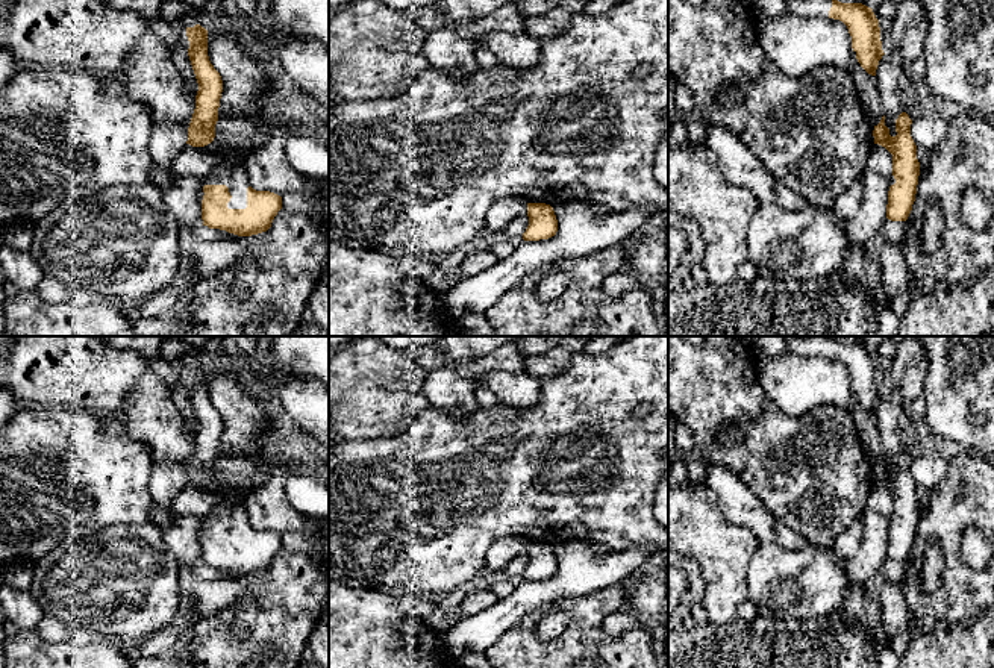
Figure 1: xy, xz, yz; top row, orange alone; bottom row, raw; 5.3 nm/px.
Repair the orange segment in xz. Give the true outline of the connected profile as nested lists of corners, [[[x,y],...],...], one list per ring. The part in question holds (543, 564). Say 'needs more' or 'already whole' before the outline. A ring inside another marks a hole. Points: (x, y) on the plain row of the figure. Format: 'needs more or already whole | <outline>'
already whole | [[[527,542],[529,565],[523,573],[524,580],[549,579],[558,571],[555,550],[545,542]]]

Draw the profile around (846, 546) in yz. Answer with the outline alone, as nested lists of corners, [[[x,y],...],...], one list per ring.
[[[859,518],[849,530],[841,533],[835,539],[835,542],[832,545],[833,554],[841,562],[846,563],[856,554],[859,544],[861,544],[861,538],[862,538],[862,520]]]

